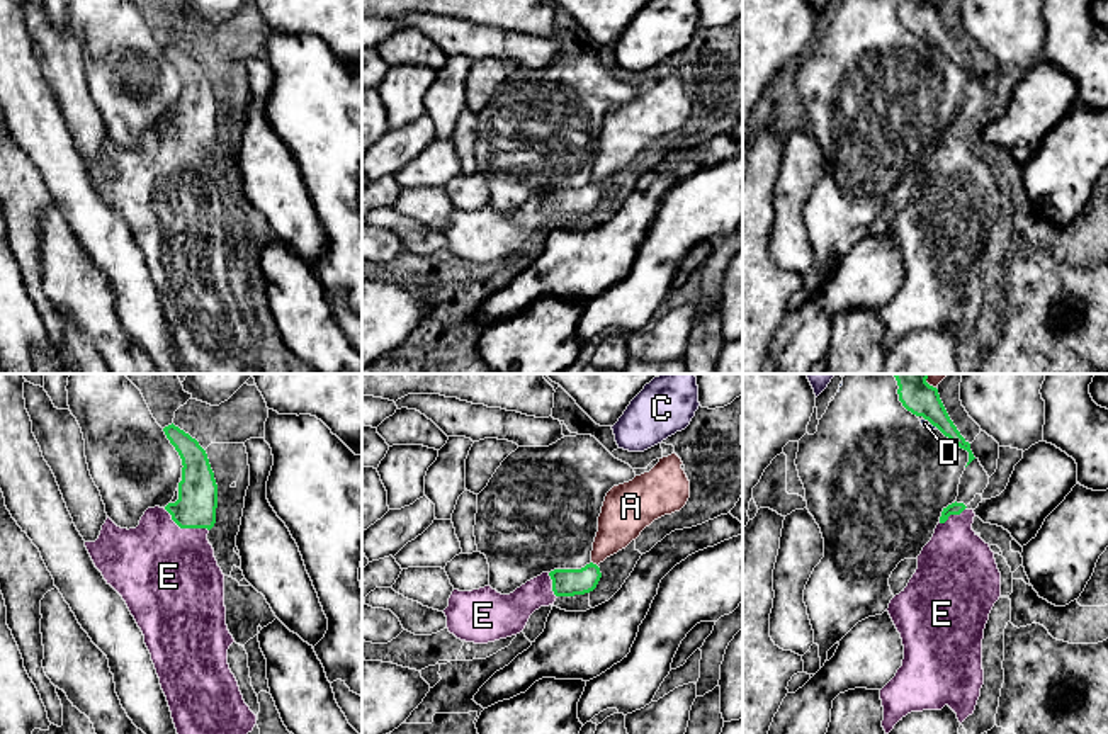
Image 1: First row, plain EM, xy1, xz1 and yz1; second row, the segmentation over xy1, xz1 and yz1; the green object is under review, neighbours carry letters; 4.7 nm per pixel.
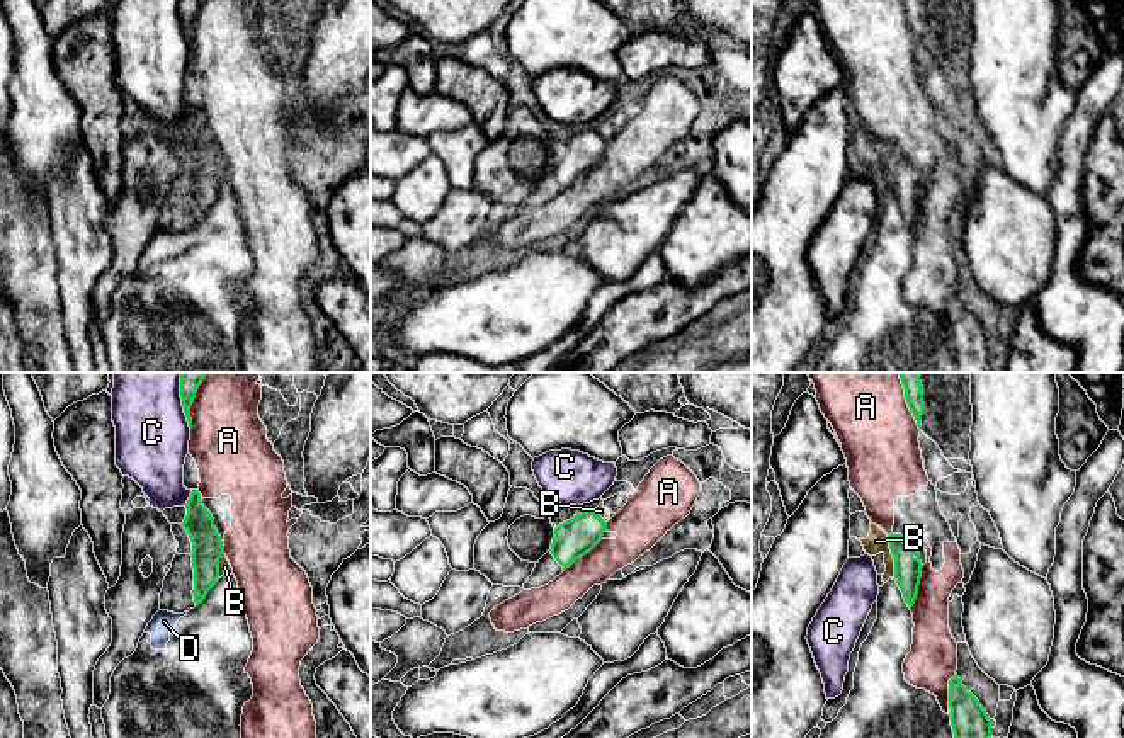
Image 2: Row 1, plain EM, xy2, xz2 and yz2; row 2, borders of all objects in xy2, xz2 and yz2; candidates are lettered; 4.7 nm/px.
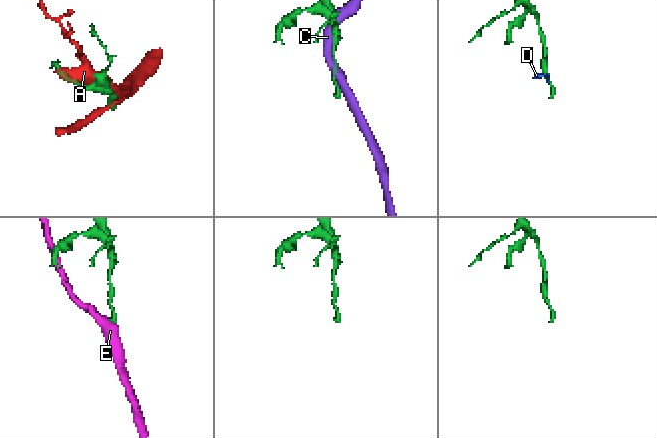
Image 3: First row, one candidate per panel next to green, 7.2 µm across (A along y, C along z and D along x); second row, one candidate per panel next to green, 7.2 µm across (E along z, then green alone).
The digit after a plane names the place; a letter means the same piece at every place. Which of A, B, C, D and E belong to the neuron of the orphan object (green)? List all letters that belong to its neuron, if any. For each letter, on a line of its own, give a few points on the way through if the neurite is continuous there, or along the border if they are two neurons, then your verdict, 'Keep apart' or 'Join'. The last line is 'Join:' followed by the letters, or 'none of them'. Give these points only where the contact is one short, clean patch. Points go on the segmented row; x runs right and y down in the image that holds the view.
A: Keep apart
B: Boundary: yz2 (886, 536), (896, 579). Keep apart
C: Keep apart
D: Boundary: yz1 (932, 423), (938, 429). Keep apart
E: Path across: xy1 (196, 507), (186, 527), (170, 544), (169, 576). Join
Join: E

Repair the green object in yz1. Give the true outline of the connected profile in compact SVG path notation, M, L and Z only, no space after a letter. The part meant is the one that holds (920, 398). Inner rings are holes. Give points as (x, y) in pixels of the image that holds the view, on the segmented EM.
M892 374L897 381L897 394L902 406L916 416L923 416L960 449L969 452L967 466L975 459L970 443L960 435L950 420L938 389L926 382L930 374Z

